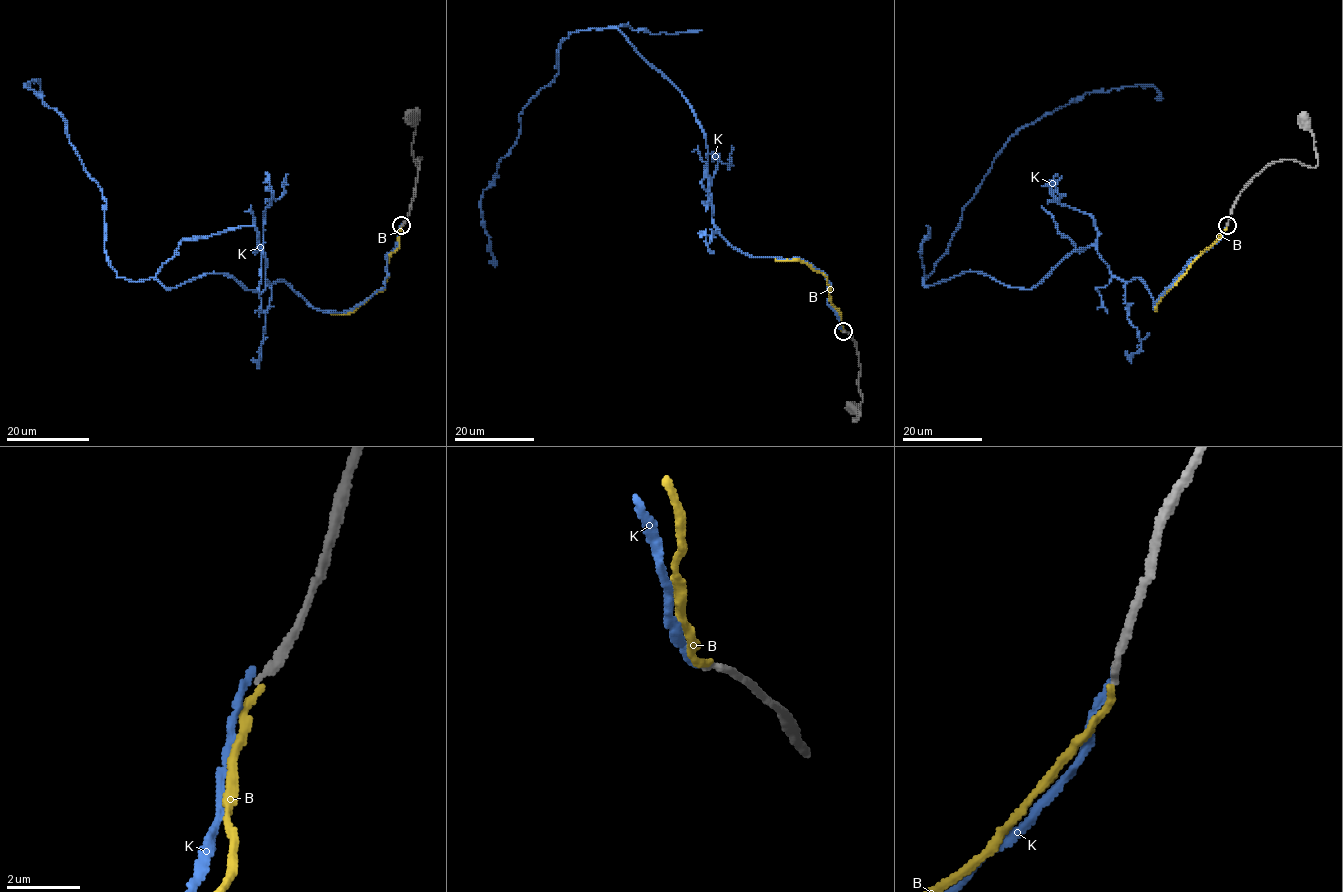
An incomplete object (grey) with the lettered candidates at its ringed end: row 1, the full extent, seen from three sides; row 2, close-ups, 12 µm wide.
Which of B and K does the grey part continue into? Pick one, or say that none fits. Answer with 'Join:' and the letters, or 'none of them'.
Join: B

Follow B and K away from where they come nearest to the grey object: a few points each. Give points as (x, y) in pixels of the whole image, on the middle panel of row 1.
B: (843, 331), (840, 314), (829, 298), (825, 276), (805, 262), (774, 259)
K: (843, 331), (826, 276), (716, 227), (690, 104), (615, 27), (569, 33), (519, 115), (481, 197), (489, 261)

